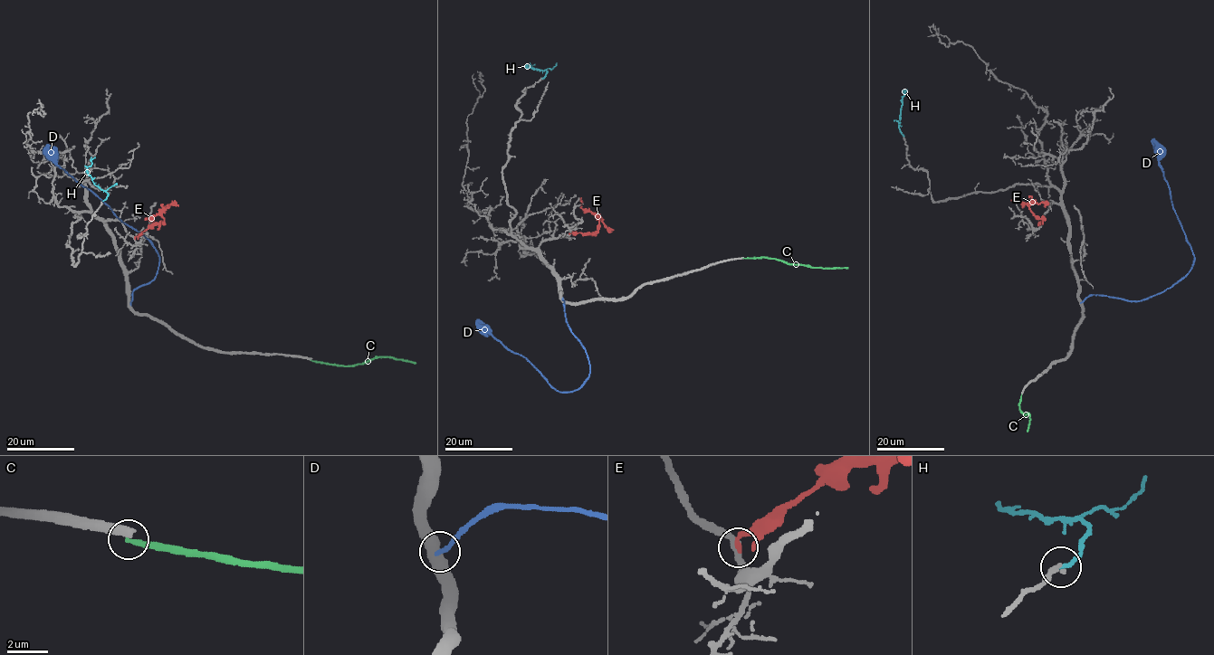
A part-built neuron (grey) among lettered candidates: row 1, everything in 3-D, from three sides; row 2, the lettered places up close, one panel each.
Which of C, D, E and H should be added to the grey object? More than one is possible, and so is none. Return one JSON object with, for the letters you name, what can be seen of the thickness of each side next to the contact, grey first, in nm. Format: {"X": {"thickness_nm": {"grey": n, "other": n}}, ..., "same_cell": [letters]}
{"H": {"thickness_nm": {"grey": 150, "other": 190}}, "same_cell": ["H"]}

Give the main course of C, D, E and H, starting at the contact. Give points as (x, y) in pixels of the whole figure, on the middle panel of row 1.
C: (743, 258), (765, 257), (811, 267), (847, 268)
D: (563, 298), (590, 373), (567, 392), (556, 391), (479, 318)
E: (569, 234), (595, 233), (597, 230), (598, 219), (582, 208), (580, 197)
H: (542, 78), (546, 71), (526, 66), (535, 63)

